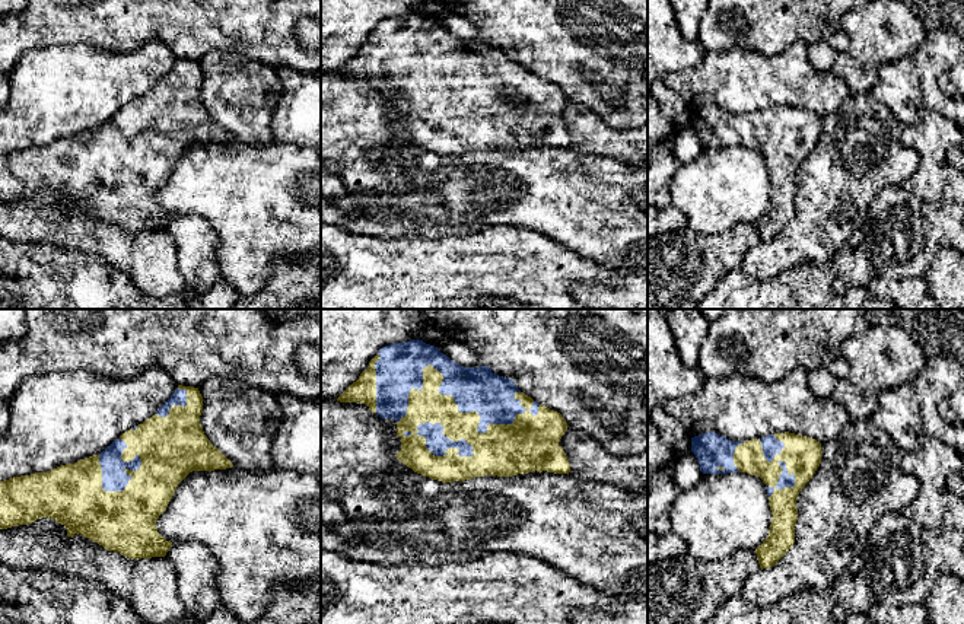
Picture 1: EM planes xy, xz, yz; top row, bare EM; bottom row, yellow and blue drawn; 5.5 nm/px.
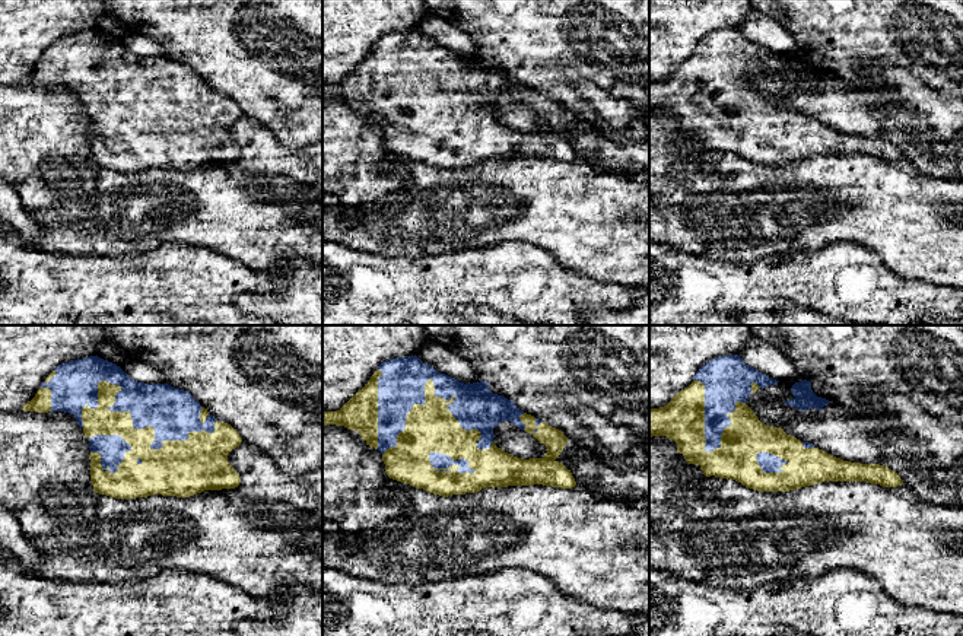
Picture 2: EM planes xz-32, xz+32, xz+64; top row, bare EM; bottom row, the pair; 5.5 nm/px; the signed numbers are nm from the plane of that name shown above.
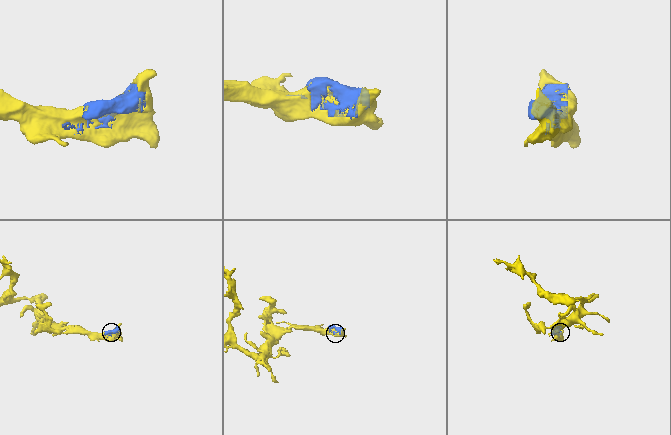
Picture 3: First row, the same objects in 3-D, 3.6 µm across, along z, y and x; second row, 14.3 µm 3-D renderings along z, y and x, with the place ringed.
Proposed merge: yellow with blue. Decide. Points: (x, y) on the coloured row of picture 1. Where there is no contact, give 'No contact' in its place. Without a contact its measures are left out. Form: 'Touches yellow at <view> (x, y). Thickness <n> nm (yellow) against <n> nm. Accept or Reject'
Touches yellow at xz (454, 403). Thickness 180 nm (yellow) against 240 nm. Accept

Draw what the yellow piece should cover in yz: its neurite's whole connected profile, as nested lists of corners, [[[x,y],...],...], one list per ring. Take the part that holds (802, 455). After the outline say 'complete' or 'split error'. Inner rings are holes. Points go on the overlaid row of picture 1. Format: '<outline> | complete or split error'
[[[707,432],[691,437],[691,452],[696,455],[703,474],[747,472],[763,480],[773,518],[767,539],[755,548],[755,554],[760,569],[773,567],[795,542],[798,494],[821,464],[821,443],[812,437],[789,432],[745,442],[732,442],[715,432]]] | split error

